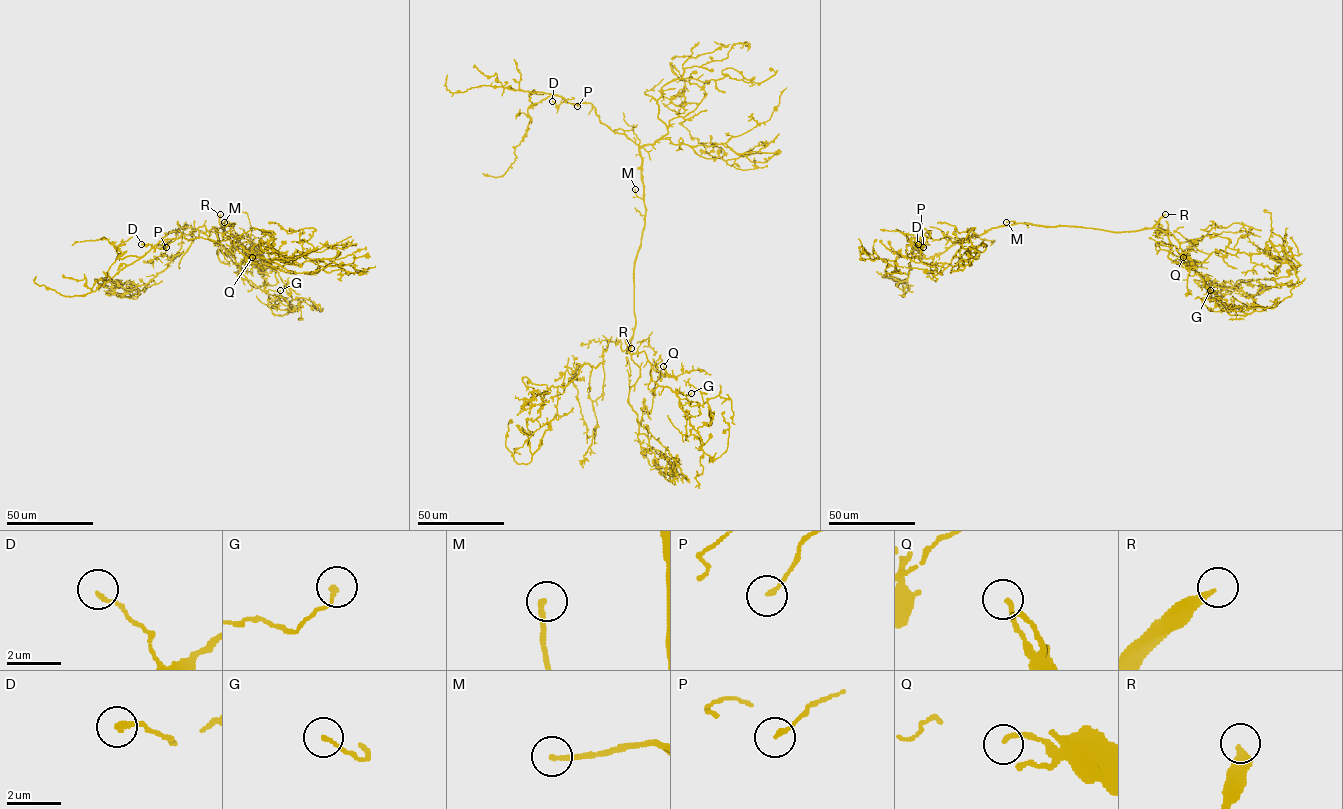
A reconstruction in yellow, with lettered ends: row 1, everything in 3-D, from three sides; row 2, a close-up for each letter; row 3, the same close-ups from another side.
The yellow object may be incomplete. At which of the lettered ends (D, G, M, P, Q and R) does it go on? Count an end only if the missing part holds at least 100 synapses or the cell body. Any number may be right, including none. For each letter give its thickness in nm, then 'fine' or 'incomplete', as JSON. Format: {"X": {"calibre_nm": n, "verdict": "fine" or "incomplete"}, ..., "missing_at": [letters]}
{"D": {"calibre_nm": 150, "verdict": "fine"}, "G": {"calibre_nm": 140, "verdict": "fine"}, "M": {"calibre_nm": 170, "verdict": "fine"}, "P": {"calibre_nm": 150, "verdict": "fine"}, "Q": {"calibre_nm": 160, "verdict": "fine"}, "R": {"calibre_nm": 240, "verdict": "incomplete"}, "missing_at": ["R"]}

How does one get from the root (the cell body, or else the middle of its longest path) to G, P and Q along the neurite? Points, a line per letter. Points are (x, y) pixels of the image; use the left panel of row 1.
G: (223, 227), (223, 232), (222, 228), (217, 231), (218, 240), (240, 265), (240, 272), (262, 290), (280, 290)
P: (223, 227), (234, 223), (227, 240), (211, 241), (201, 237), (187, 240), (182, 235), (166, 247)
Q: (223, 227), (223, 232), (222, 228), (217, 231), (218, 240), (235, 262), (252, 266), (252, 257)

